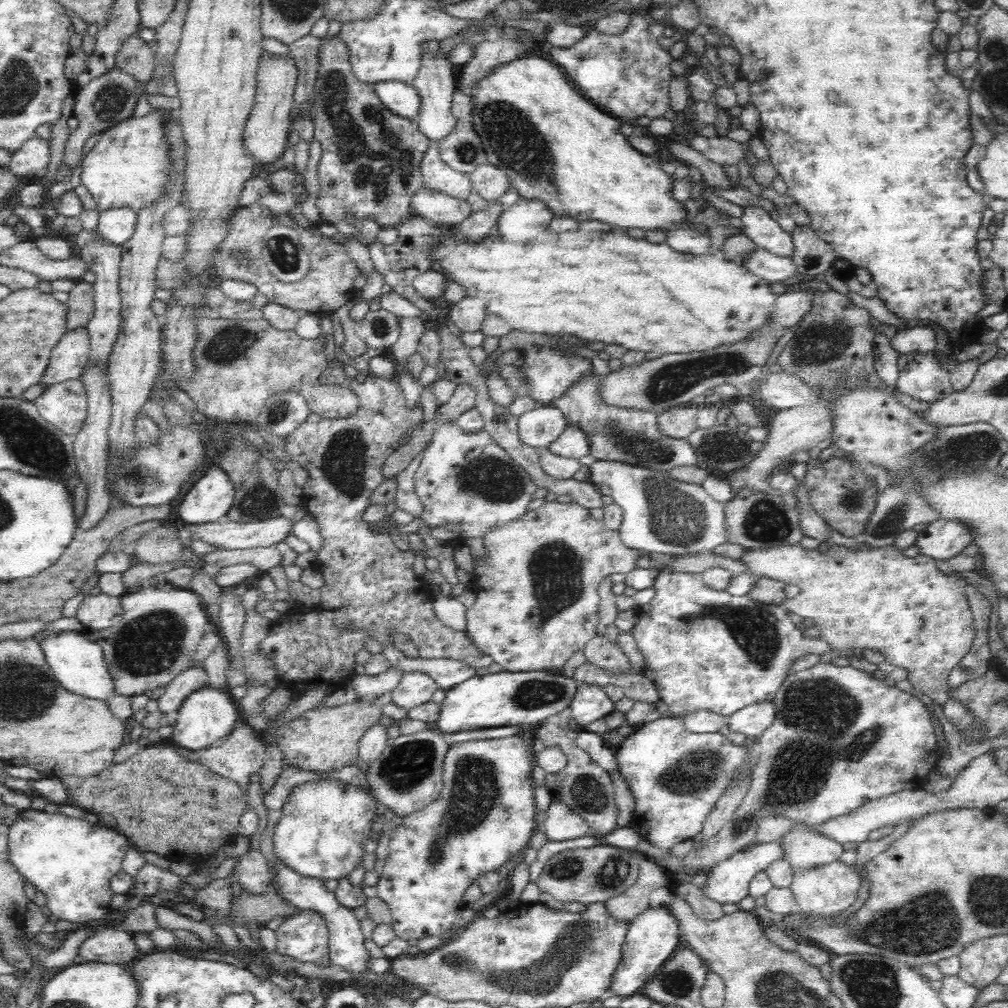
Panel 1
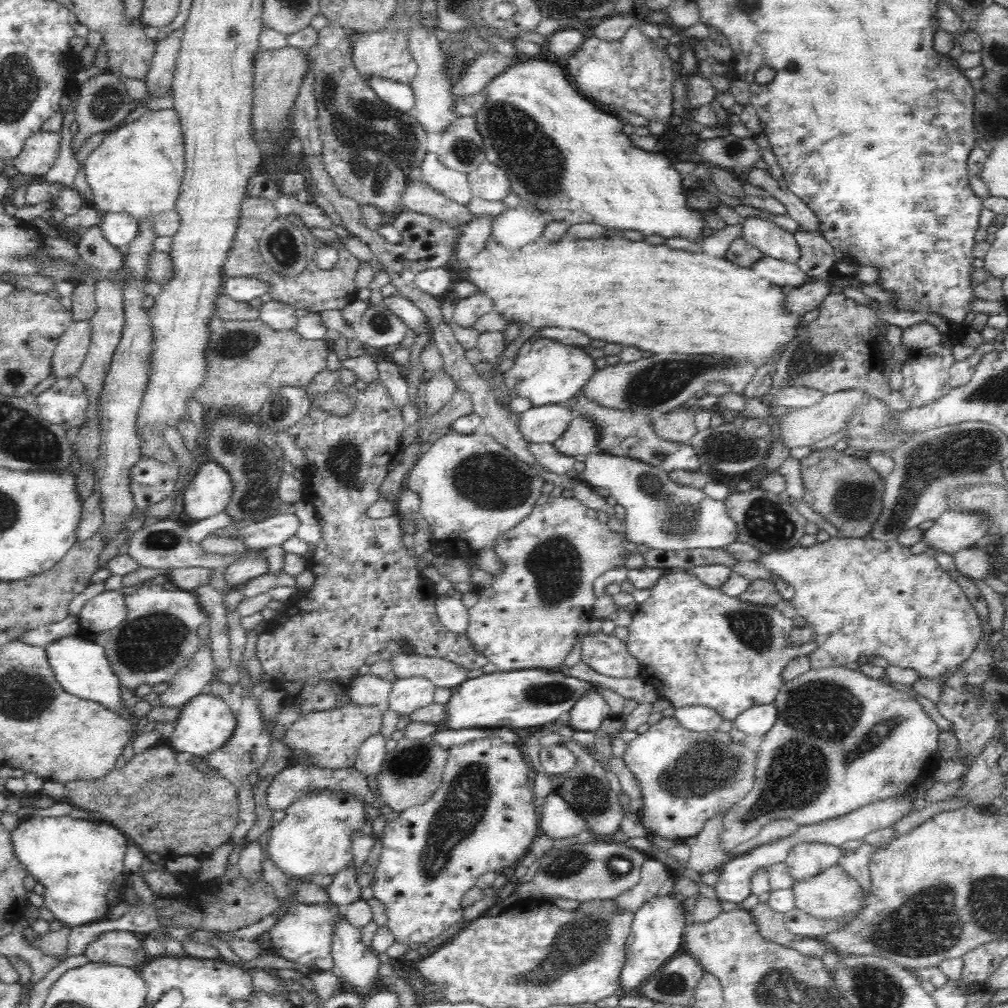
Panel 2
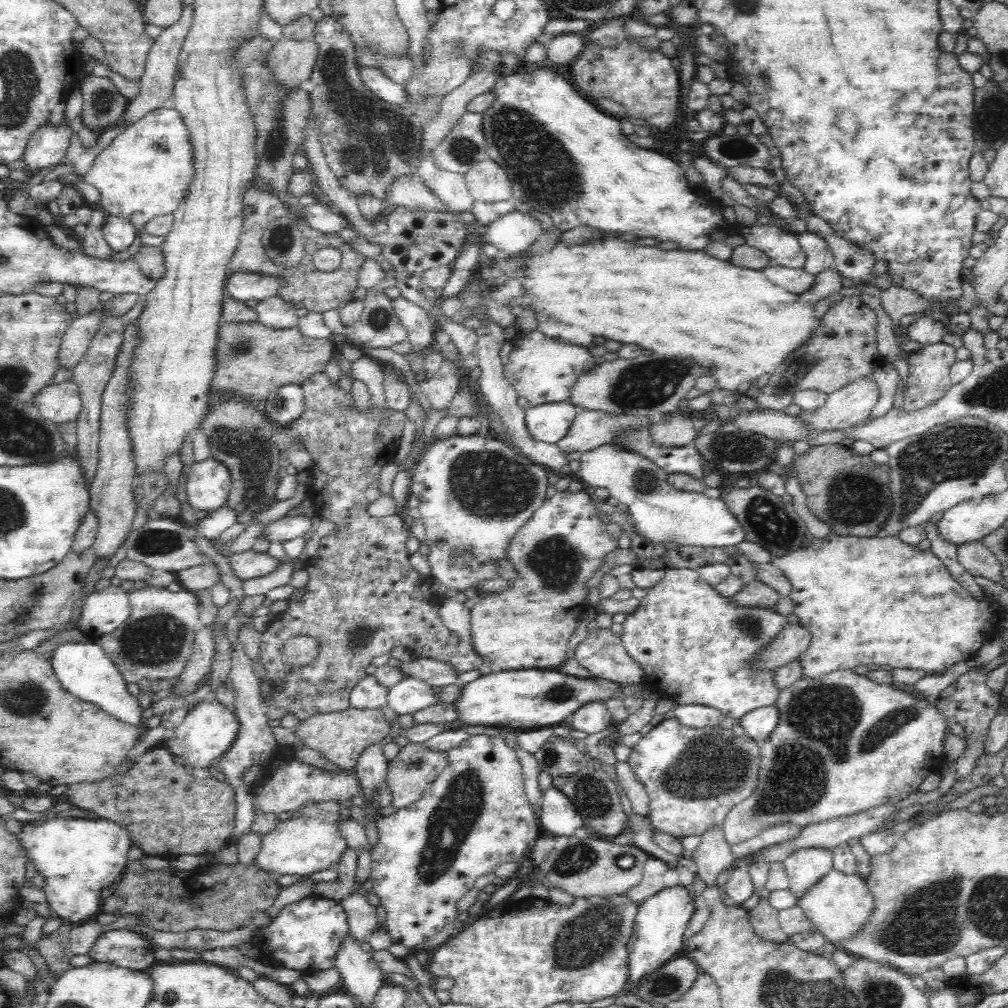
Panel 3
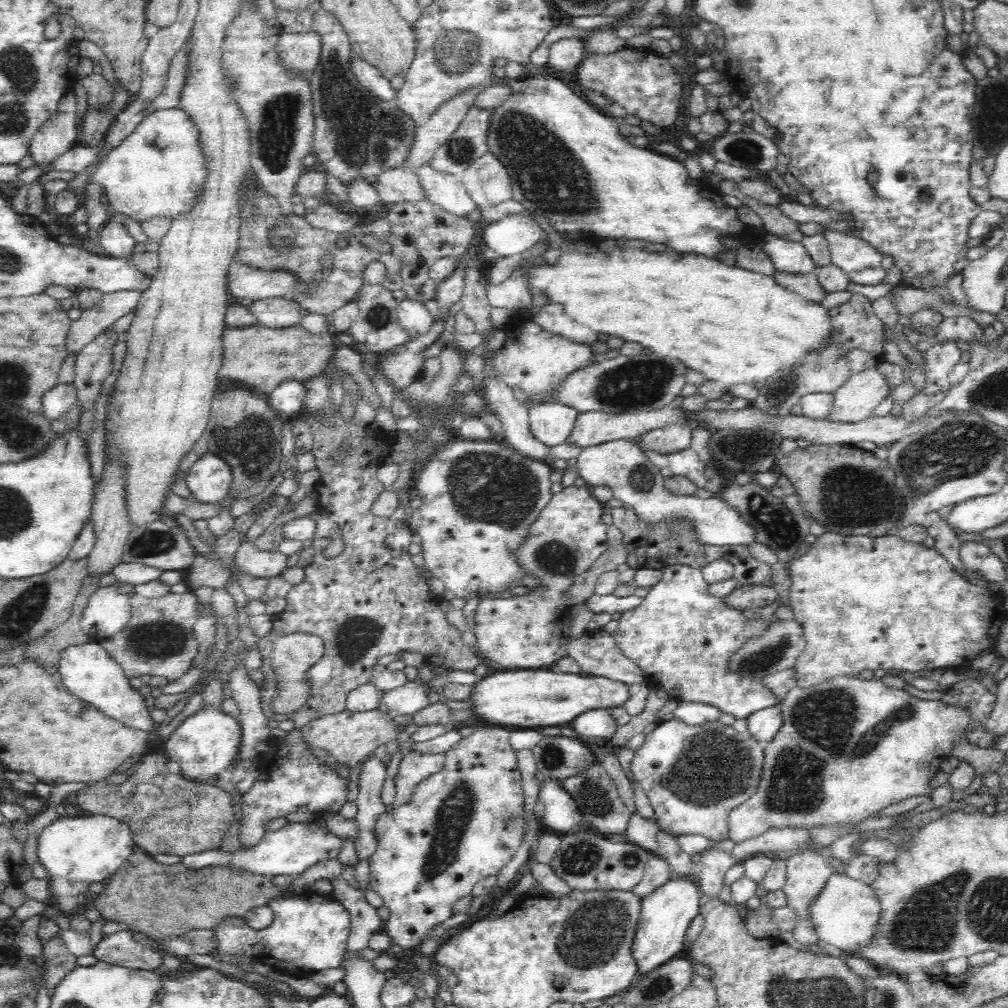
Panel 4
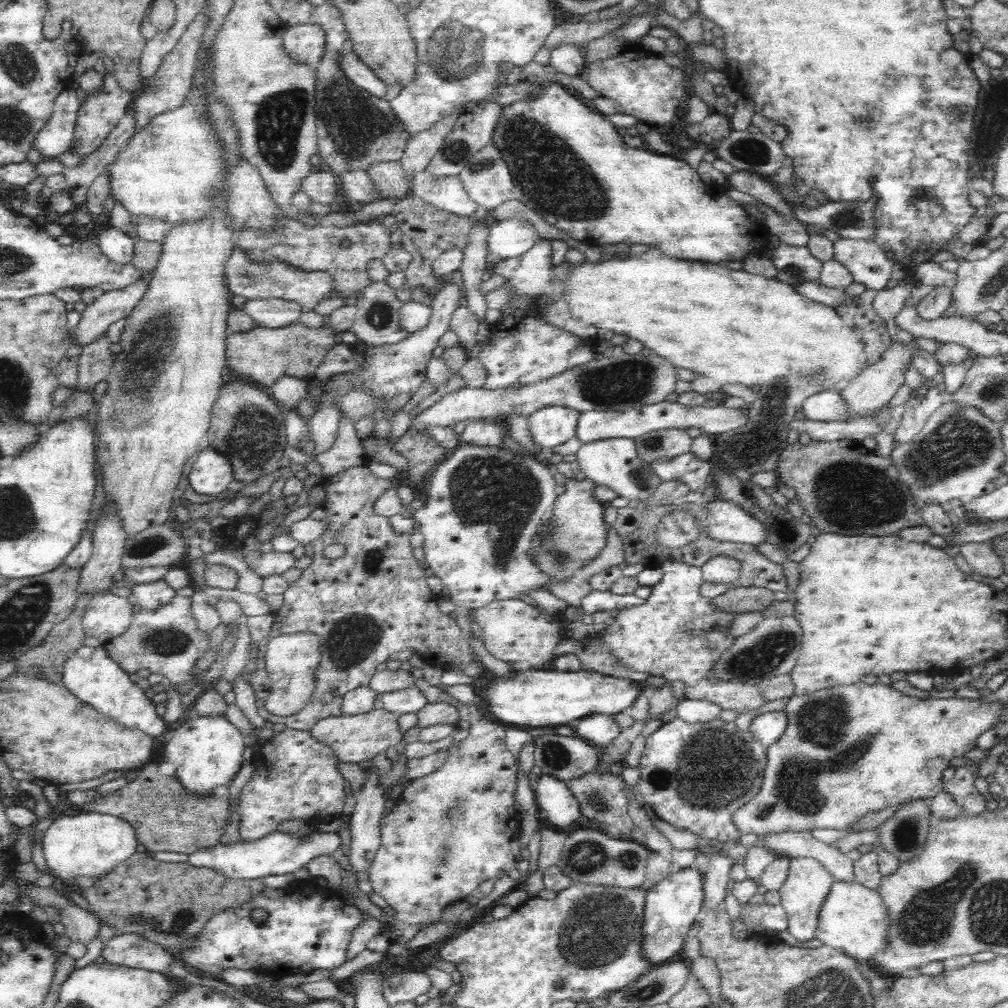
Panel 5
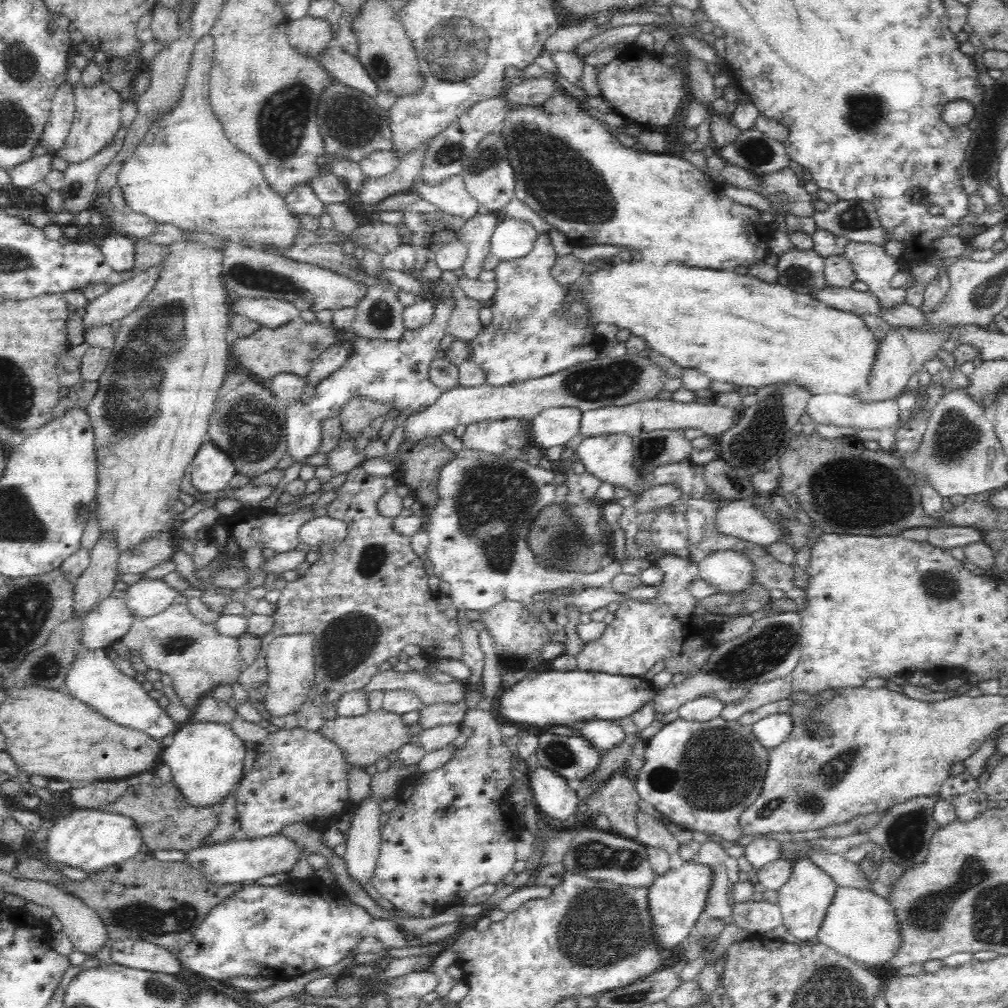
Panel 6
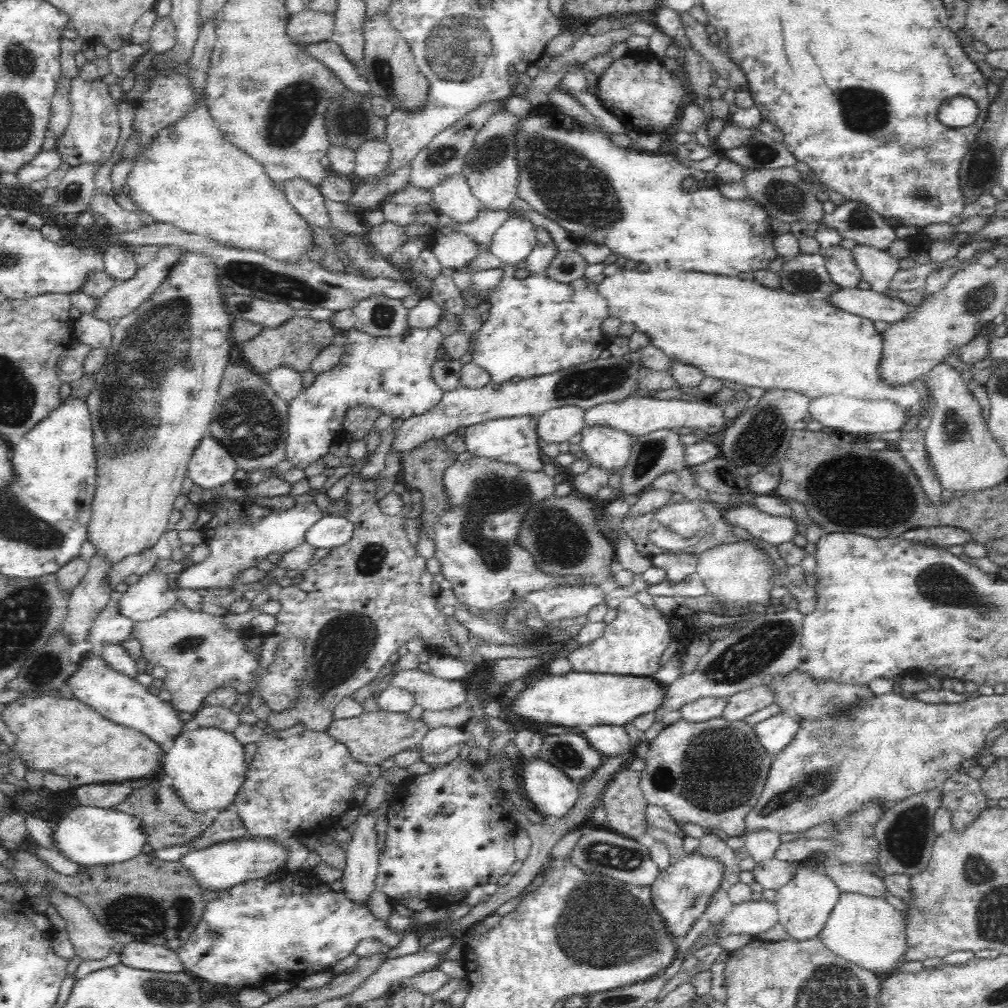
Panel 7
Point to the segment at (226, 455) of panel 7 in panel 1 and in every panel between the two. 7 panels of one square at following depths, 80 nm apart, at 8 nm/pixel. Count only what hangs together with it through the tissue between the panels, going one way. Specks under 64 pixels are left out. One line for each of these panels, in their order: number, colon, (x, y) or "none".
1: (211, 495)
2: (208, 492)
3: (208, 482)
4: (209, 479)
5: (211, 472)
6: (211, 469)

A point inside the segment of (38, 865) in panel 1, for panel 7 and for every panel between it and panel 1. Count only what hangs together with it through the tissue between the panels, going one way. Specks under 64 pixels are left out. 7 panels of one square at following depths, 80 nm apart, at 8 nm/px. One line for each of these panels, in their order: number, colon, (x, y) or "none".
2: (77, 860)
3: (77, 856)
4: (75, 851)
5: (91, 844)
6: (90, 839)
7: (88, 835)

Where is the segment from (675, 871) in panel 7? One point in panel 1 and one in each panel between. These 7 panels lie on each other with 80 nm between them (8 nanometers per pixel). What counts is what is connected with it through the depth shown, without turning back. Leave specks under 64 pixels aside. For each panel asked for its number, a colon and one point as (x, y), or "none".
1: (652, 936)
2: (657, 931)
3: (658, 933)
4: (666, 913)
5: (672, 906)
6: (676, 899)

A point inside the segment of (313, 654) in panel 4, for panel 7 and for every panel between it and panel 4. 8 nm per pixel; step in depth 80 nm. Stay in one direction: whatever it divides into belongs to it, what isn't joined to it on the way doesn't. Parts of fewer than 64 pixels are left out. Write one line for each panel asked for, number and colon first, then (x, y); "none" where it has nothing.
5: (291, 659)
6: (289, 660)
7: (200, 653)

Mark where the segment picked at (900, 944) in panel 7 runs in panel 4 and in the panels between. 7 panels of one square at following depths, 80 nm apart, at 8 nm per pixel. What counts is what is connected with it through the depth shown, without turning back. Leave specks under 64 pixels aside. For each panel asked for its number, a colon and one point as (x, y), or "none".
4: (846, 914)
5: (854, 920)
6: (860, 925)

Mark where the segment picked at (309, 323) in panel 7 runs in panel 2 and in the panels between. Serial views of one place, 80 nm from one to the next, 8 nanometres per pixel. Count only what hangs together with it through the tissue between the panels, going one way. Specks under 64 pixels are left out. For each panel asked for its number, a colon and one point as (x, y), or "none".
2: (247, 361)
3: (253, 361)
4: (260, 358)
5: (266, 354)
6: (295, 347)

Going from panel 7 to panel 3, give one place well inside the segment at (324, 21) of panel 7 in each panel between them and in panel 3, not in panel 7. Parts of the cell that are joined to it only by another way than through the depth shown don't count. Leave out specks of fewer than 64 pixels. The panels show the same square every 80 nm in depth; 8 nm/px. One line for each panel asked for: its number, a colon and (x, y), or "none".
3: (293, 61)
4: (300, 51)
5: (306, 42)
6: (309, 35)

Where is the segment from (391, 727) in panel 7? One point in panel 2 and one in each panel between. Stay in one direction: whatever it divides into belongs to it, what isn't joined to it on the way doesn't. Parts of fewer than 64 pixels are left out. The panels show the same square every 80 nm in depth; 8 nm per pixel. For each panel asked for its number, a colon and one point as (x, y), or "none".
2: (333, 738)
3: (342, 737)
4: (349, 737)
5: (360, 738)
6: (365, 739)

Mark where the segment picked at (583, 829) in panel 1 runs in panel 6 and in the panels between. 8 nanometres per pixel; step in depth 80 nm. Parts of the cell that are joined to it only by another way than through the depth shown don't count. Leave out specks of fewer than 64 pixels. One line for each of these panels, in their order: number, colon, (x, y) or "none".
2: (557, 819)
3: (559, 817)
4: (561, 813)
5: (554, 799)
6: (555, 799)

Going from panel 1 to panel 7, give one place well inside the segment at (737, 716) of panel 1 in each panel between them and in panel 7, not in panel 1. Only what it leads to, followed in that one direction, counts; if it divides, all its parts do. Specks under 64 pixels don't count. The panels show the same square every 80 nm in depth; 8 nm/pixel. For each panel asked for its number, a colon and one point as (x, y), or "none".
2: (757, 721)
3: (759, 724)
4: (763, 726)
5: (768, 728)
6: (773, 730)
7: (774, 734)

